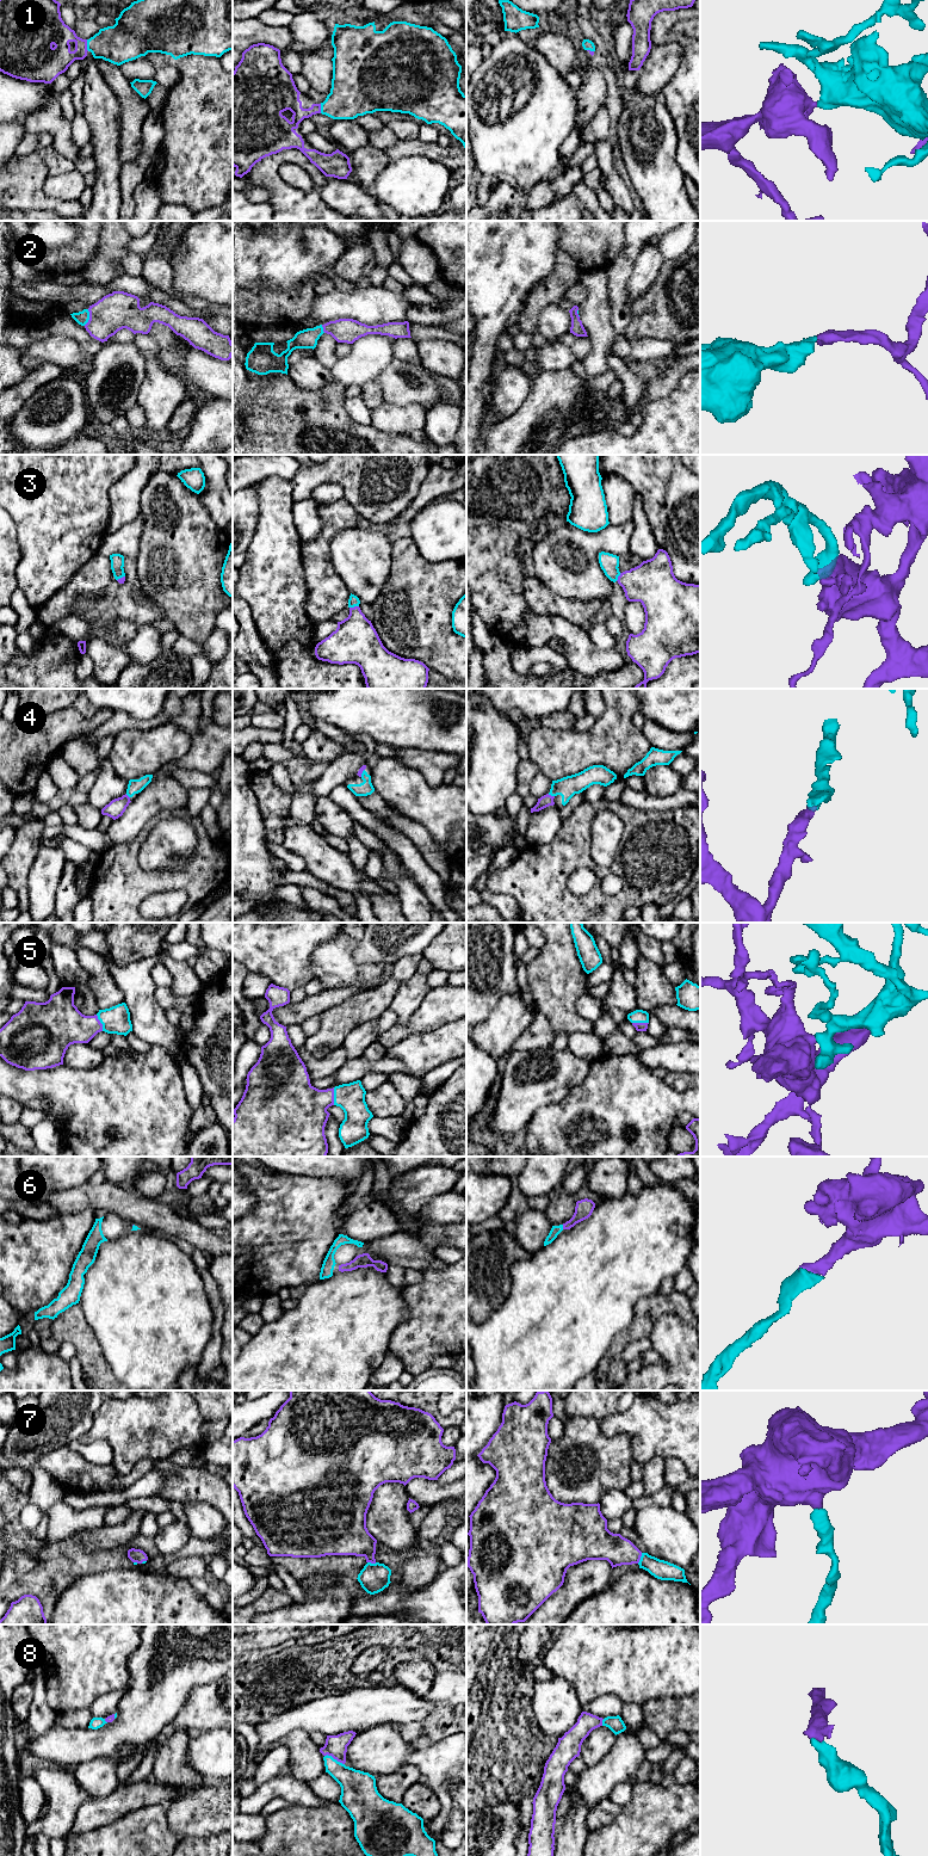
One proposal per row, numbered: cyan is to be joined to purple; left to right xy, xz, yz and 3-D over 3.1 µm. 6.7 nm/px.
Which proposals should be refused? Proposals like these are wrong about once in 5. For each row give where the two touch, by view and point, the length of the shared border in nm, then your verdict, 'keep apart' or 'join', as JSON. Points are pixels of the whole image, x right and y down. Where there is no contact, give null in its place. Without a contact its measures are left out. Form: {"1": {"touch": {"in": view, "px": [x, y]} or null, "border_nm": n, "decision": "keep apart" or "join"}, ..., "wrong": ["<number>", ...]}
{"1": {"touch": {"in": "xy", "px": [86, 45]}, "border_nm": 80, "decision": "join"}, "2": {"touch": {"in": "xy", "px": [90, 318]}, "border_nm": 120, "decision": "join"}, "3": {"touch": {"in": "xz", "px": [354, 606]}, "border_nm": 70, "decision": "join"}, "4": {"touch": {"in": "yz", "px": [550, 795]}, "border_nm": 50, "decision": "join"}, "5": {"touch": {"in": "xz", "px": [333, 1096]}, "border_nm": 120, "decision": "join"}, "6": {"touch": {"in": "yz", "px": [563, 1227]}, "border_nm": 30, "decision": "join"}, "7": {"touch": {"in": "yz", "px": [639, 1558]}, "border_nm": 80, "decision": "join"}, "8": {"touch": {"in": "xz", "px": [334, 1758]}, "border_nm": 150, "decision": "join"}, "wrong": []}

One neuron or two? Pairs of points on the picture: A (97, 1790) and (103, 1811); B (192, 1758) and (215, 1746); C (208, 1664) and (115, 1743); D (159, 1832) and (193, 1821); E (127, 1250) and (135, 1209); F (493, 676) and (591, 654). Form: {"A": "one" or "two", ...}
{"A": "two", "B": "one", "C": "one", "D": "two", "E": "two", "F": "two"}

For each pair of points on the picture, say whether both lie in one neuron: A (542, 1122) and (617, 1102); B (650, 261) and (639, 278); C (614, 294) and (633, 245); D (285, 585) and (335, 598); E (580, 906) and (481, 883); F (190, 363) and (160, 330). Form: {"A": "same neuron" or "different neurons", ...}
{"A": "same neuron", "B": "same neuron", "C": "same neuron", "D": "different neurons", "E": "different neurons", "F": "same neuron"}

